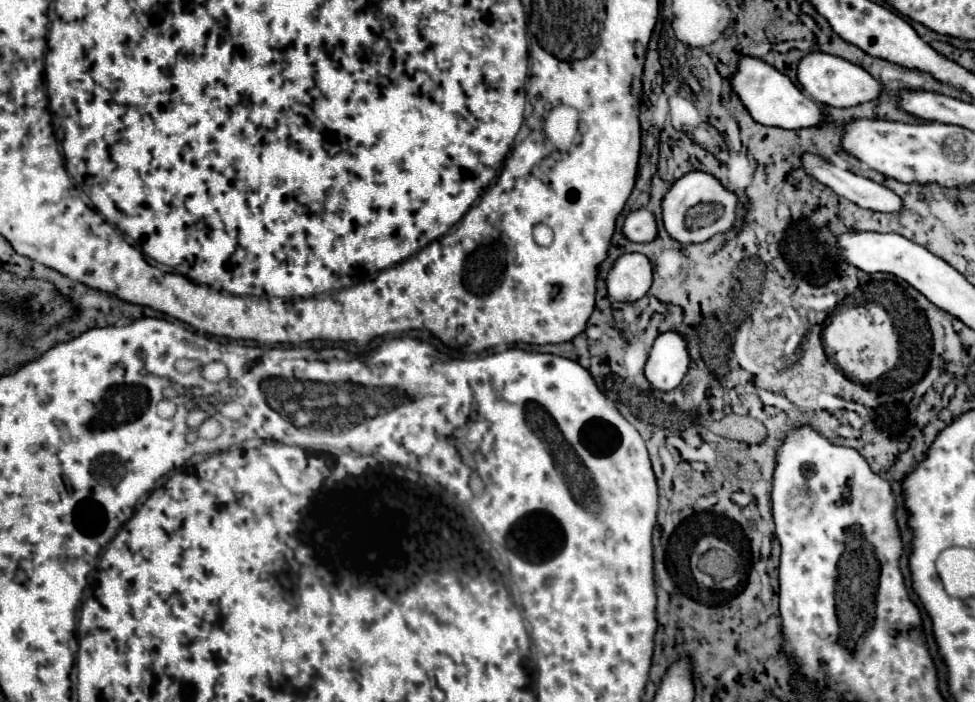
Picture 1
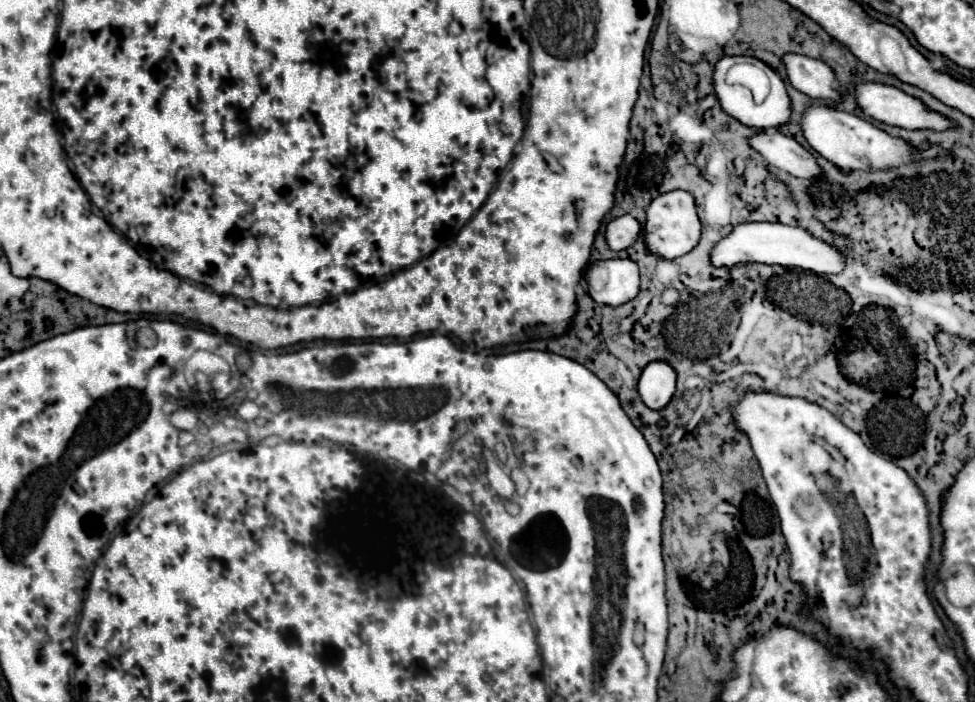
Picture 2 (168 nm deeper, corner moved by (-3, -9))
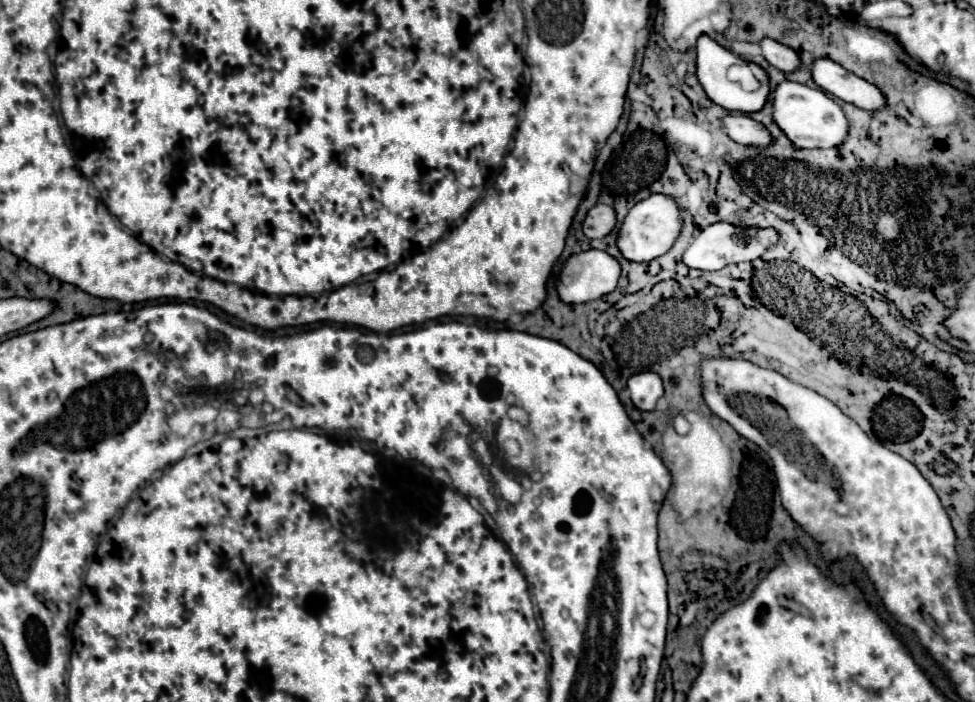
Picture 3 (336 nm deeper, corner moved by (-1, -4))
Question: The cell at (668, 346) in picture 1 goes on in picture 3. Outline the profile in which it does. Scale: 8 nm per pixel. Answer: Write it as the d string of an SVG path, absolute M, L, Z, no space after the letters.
M645 371L631 375L627 381L627 389L631 393L631 401L639 411L653 411L655 403L663 395L663 381L657 373Z

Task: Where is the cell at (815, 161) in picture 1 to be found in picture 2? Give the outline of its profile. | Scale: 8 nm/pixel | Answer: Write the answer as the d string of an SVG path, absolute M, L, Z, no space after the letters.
M765 130L757 136L753 136L749 140L749 144L765 158L767 164L775 166L781 172L787 172L795 178L823 178L823 170L819 170L819 164L817 164L815 156L807 148L803 148L799 142L795 142L793 138L783 136L779 130Z

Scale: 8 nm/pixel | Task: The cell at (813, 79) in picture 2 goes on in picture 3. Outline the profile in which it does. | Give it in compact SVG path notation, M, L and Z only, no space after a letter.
M767 37L759 41L759 47L761 47L761 55L773 67L777 67L781 71L795 71L797 69L799 57L797 57L797 53L791 47L783 45L783 43L777 43L773 39L767 39Z

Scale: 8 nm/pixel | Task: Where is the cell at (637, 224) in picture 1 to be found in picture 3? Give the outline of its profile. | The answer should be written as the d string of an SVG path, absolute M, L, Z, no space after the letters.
M603 203L593 205L583 219L583 233L589 239L601 239L615 227L615 211Z

